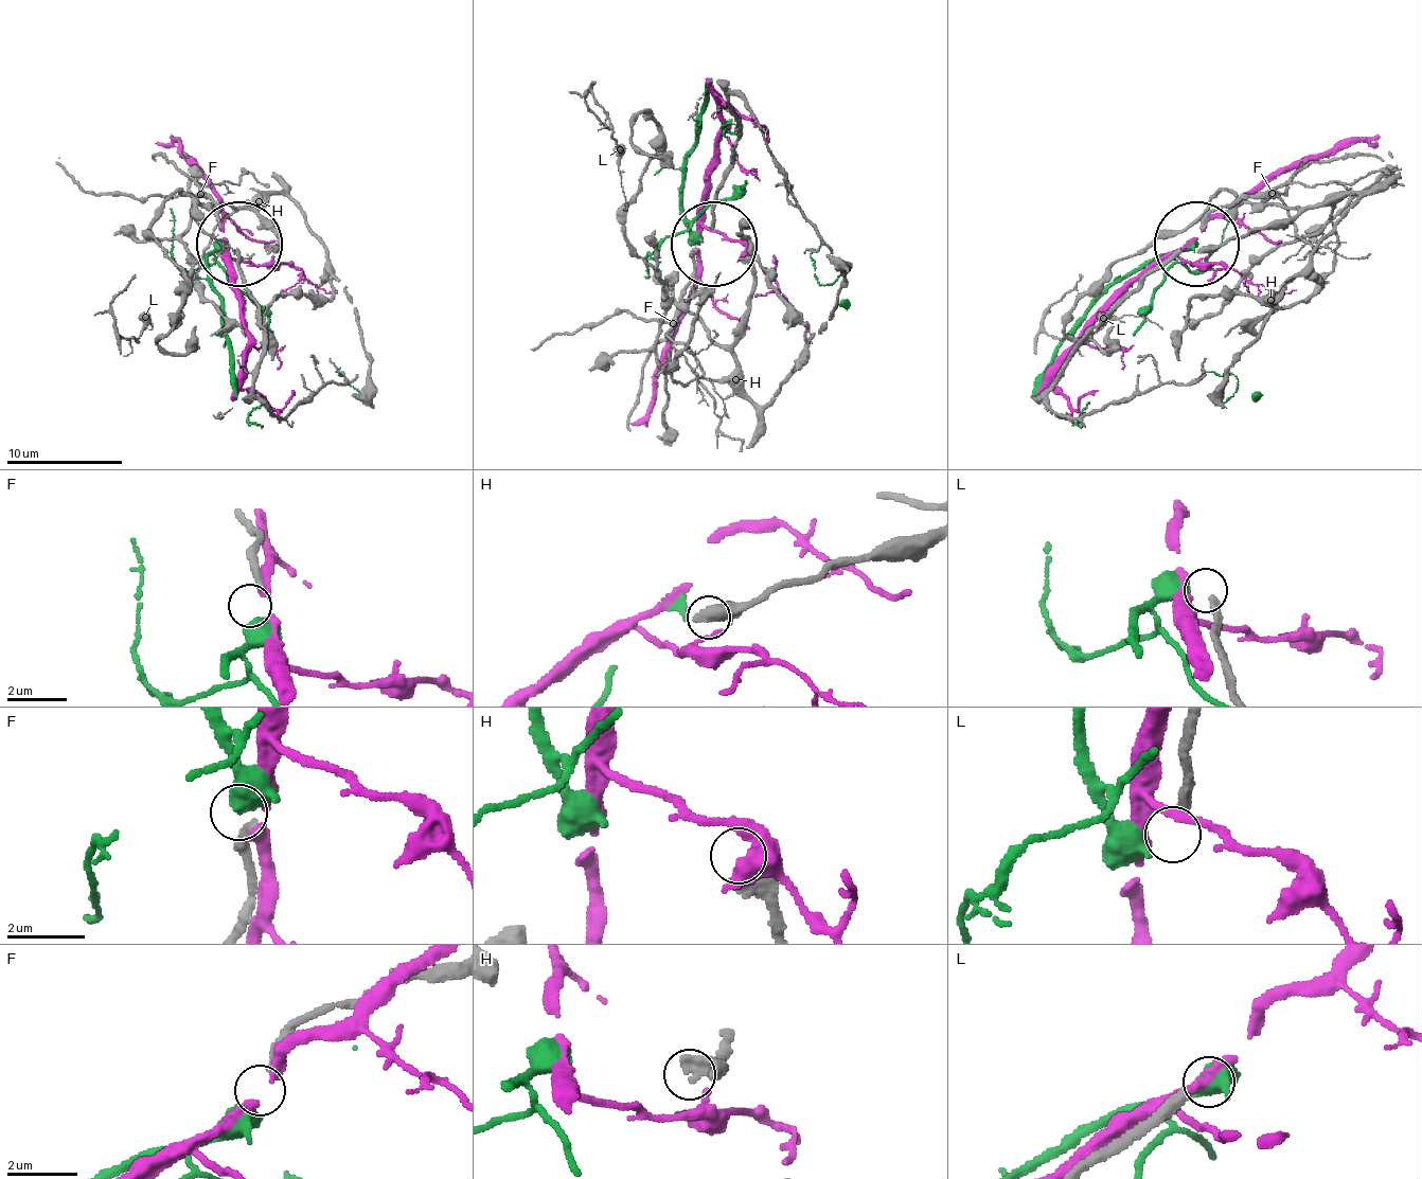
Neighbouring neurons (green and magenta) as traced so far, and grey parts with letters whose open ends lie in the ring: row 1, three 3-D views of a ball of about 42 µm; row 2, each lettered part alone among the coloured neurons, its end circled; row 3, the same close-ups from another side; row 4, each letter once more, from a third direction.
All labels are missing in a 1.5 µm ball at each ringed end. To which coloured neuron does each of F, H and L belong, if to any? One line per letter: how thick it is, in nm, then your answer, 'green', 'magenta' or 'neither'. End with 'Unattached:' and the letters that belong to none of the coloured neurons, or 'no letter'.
F: calibre 240 nm; green
H: calibre 360 nm; neither
L: calibre 300 nm; neither
Unattached: H, L

